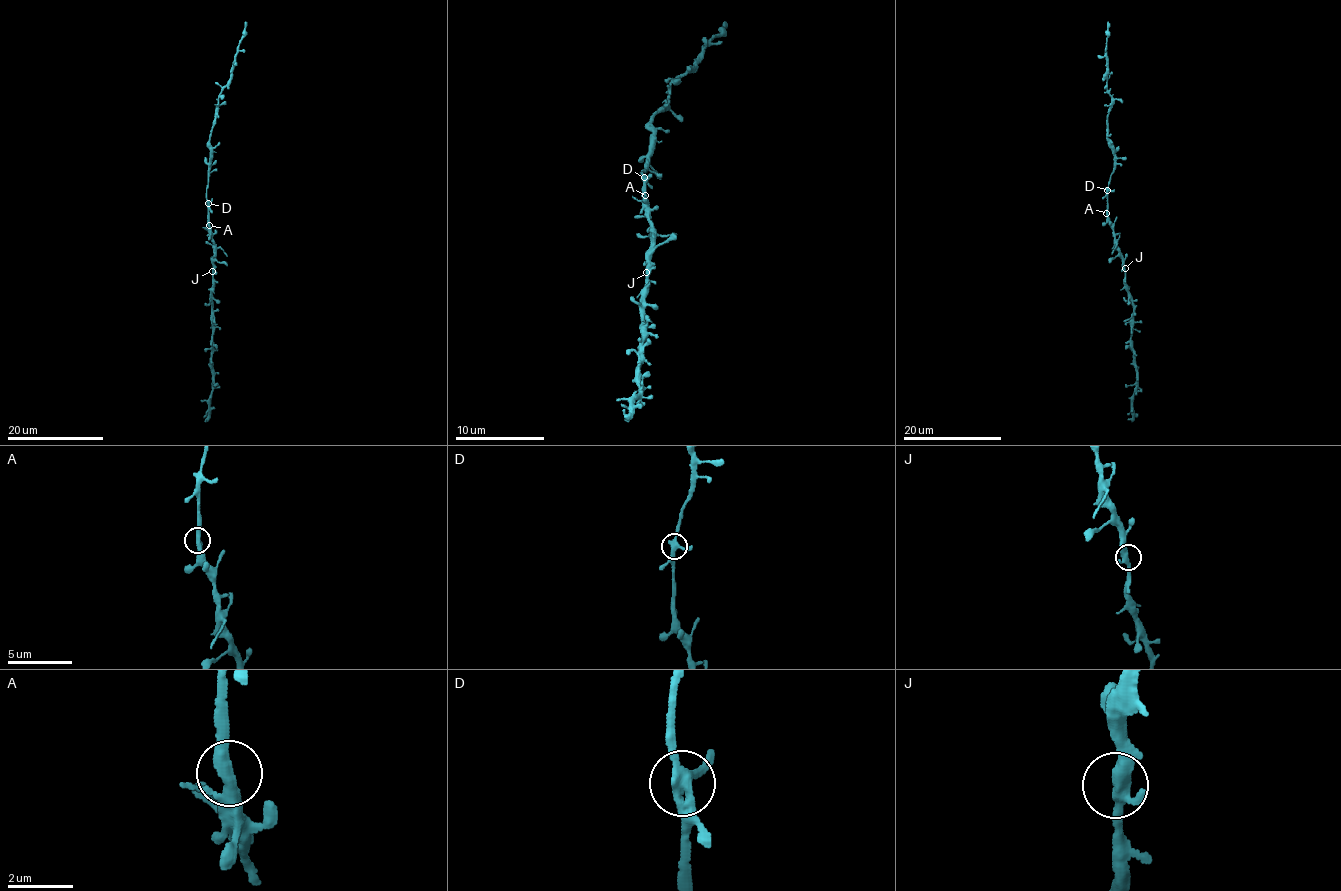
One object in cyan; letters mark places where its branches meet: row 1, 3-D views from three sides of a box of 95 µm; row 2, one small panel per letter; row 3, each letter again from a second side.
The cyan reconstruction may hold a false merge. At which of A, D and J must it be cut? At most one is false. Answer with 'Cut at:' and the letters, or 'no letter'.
Cut at: no letter

